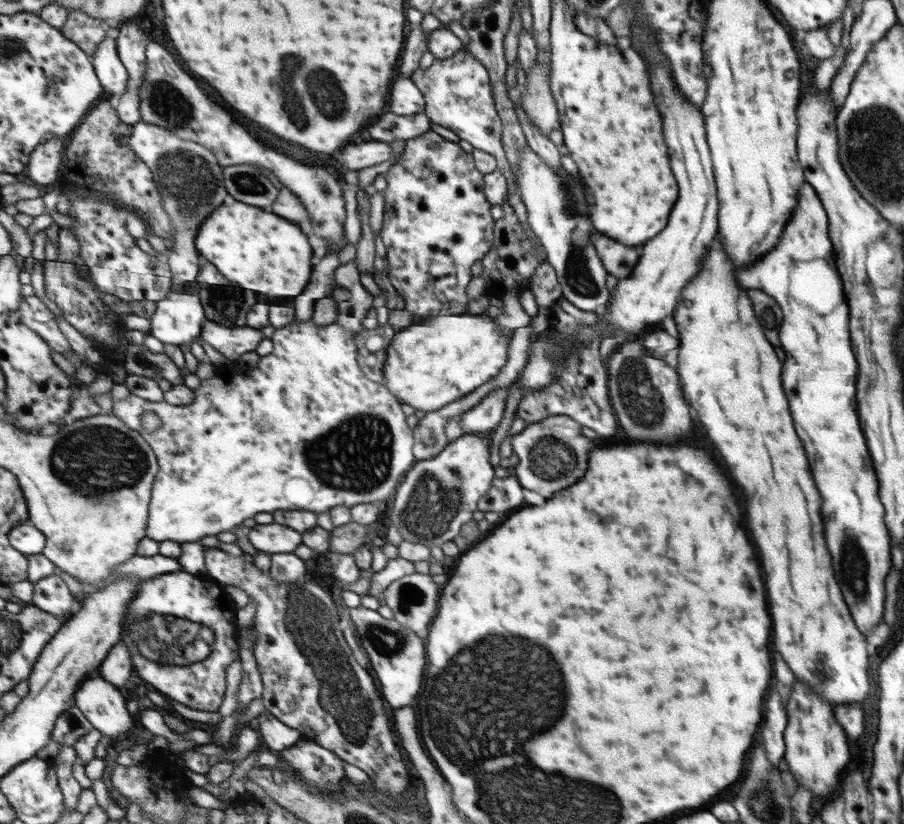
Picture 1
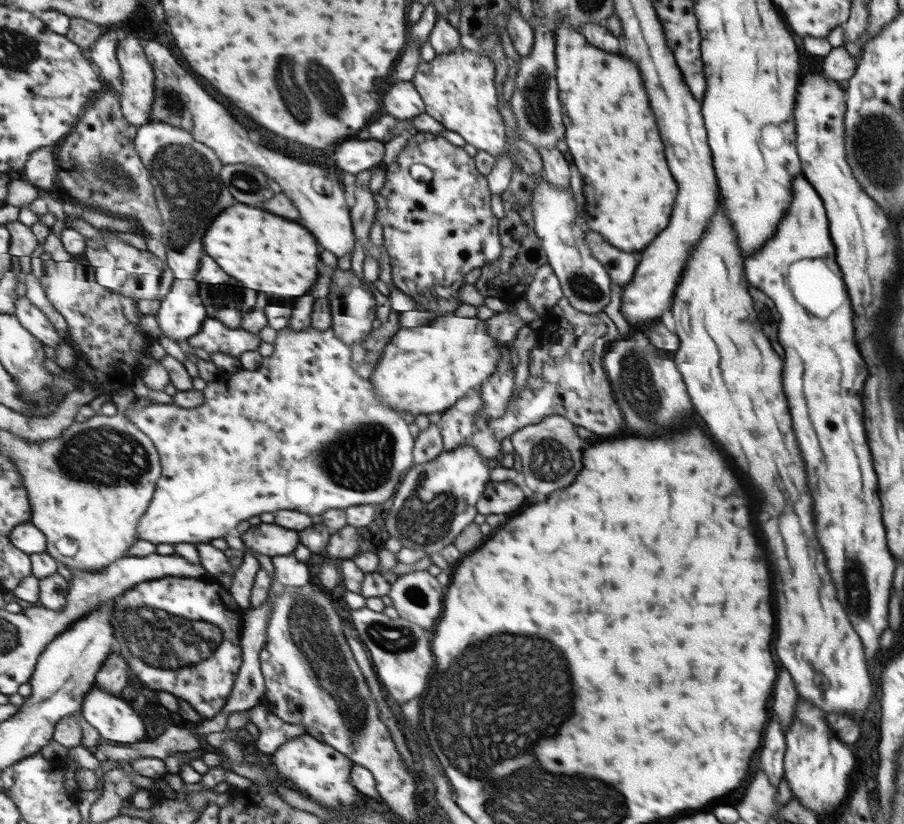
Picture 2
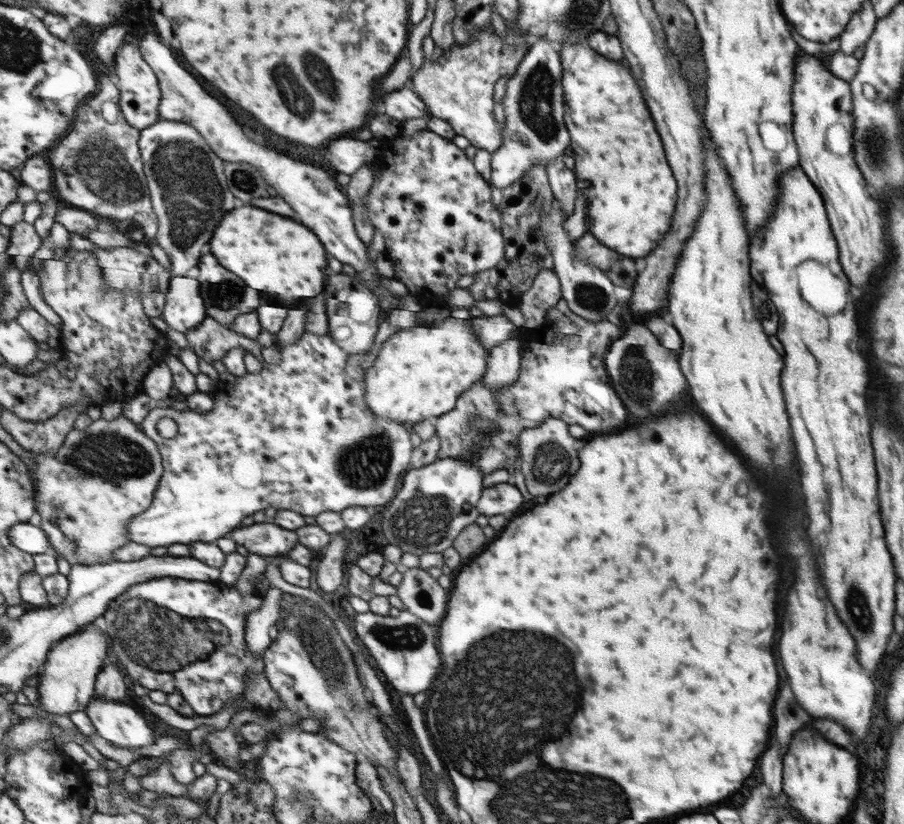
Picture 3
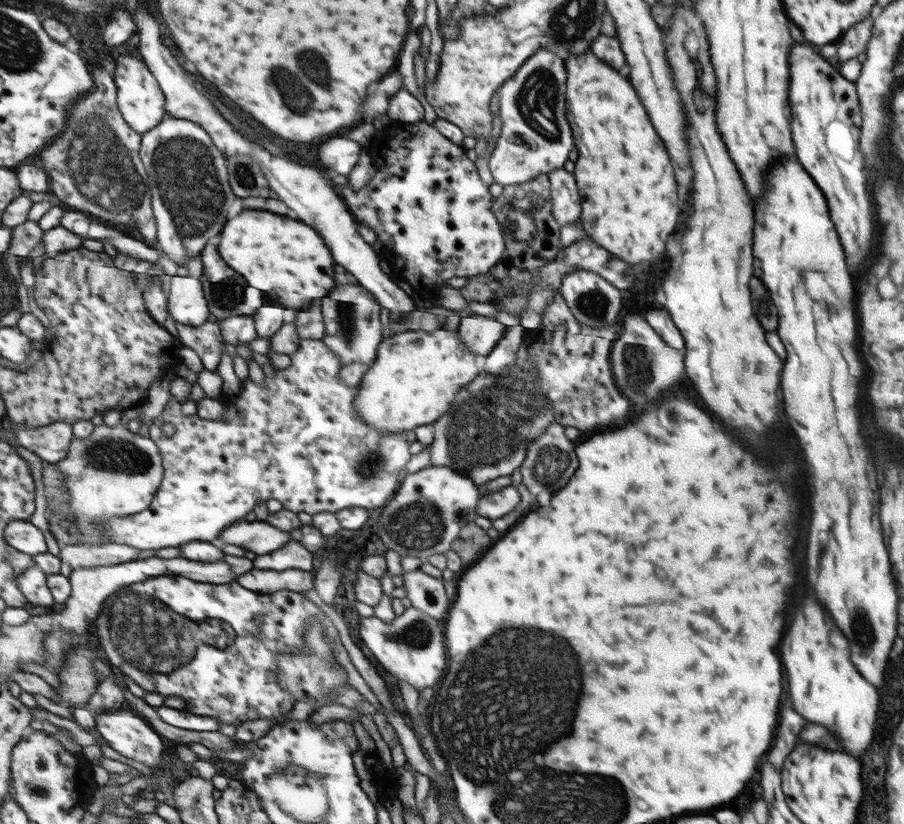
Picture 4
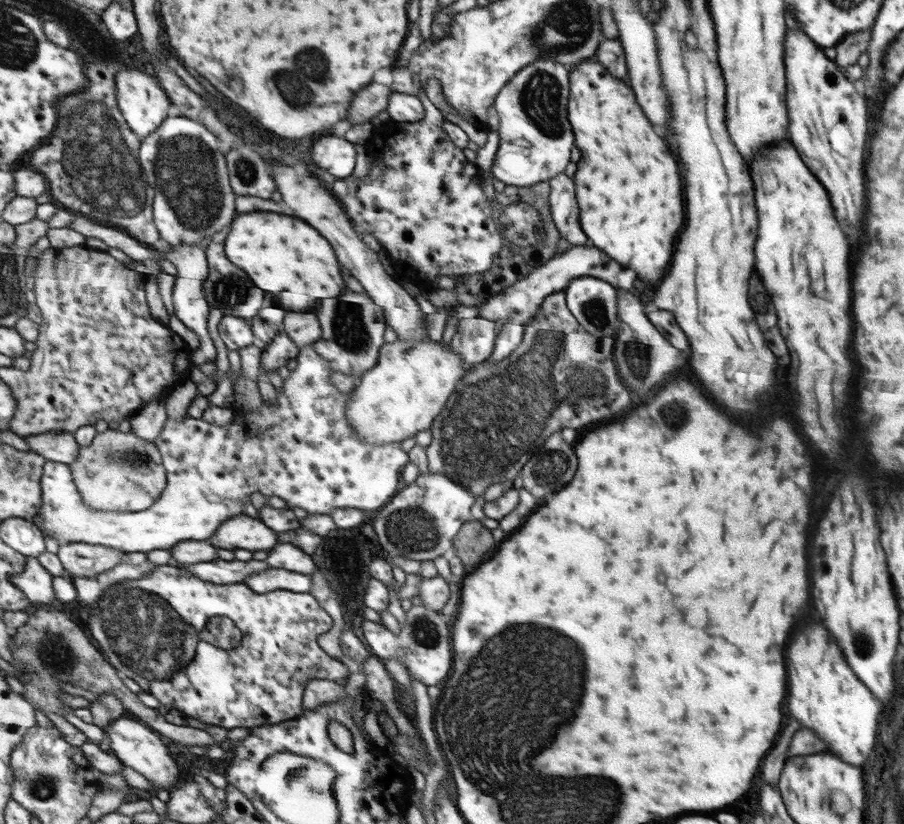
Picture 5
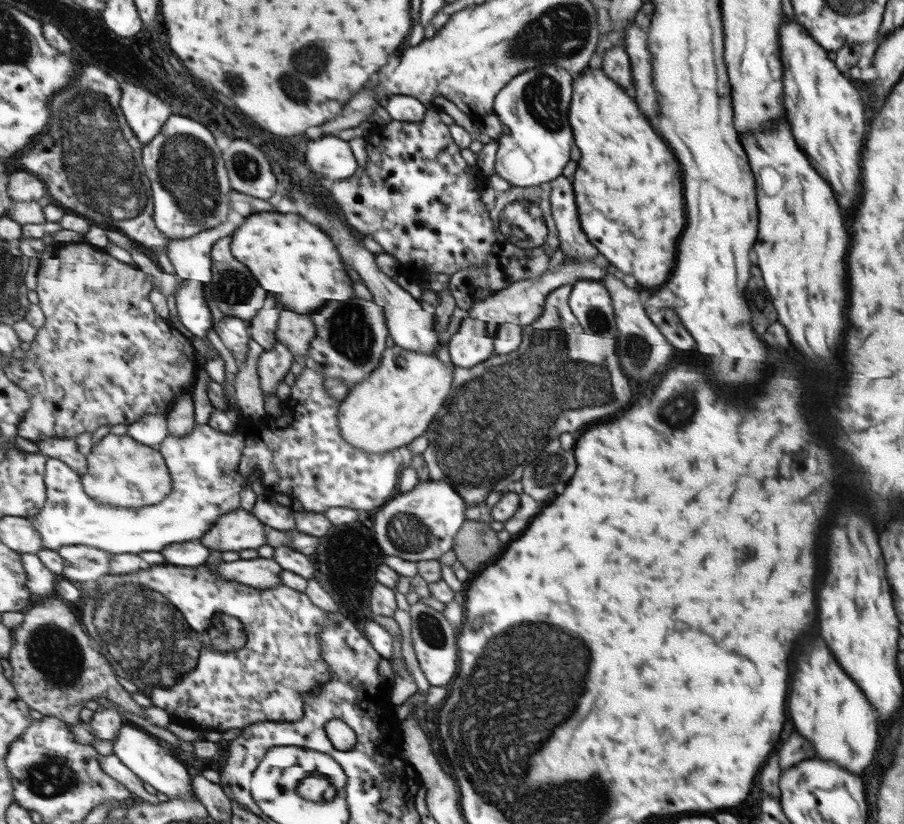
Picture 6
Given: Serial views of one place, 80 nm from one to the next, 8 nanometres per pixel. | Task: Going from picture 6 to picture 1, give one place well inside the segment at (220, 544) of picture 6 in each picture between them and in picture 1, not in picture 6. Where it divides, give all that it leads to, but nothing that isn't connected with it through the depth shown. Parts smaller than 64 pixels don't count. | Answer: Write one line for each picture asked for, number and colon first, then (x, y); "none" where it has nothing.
1: (271, 538)
2: (267, 538)
3: (263, 539)
4: (260, 537)
5: (245, 532)

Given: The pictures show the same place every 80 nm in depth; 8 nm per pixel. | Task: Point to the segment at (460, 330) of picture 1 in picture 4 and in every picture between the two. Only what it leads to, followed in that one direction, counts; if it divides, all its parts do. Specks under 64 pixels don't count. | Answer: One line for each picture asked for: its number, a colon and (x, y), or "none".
2: (424, 370)
3: (420, 371)
4: (412, 382)

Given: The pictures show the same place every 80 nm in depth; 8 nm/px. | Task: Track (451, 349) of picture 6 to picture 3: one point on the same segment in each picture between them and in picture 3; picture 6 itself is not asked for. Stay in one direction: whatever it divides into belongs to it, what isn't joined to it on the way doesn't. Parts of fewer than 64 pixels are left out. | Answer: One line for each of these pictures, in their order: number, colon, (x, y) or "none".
3: (492, 330)
4: (479, 334)
5: (473, 340)

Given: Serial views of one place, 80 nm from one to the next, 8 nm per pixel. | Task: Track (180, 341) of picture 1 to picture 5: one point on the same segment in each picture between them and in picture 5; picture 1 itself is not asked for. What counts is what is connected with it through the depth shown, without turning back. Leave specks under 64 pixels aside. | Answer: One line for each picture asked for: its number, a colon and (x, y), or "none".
2: (182, 314)
3: (185, 309)
4: (187, 304)
5: (190, 301)

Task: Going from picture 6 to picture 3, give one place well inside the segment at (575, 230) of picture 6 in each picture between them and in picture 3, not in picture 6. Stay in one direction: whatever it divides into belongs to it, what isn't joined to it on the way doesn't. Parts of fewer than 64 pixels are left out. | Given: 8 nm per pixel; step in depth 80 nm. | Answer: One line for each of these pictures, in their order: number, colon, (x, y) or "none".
3: (561, 182)
4: (565, 204)
5: (563, 208)

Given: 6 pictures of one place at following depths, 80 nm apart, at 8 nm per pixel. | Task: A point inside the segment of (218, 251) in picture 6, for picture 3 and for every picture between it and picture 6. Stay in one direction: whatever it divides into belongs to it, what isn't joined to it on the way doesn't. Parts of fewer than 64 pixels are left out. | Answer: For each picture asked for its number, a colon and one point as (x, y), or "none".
3: (227, 296)
4: (226, 290)
5: (228, 288)

